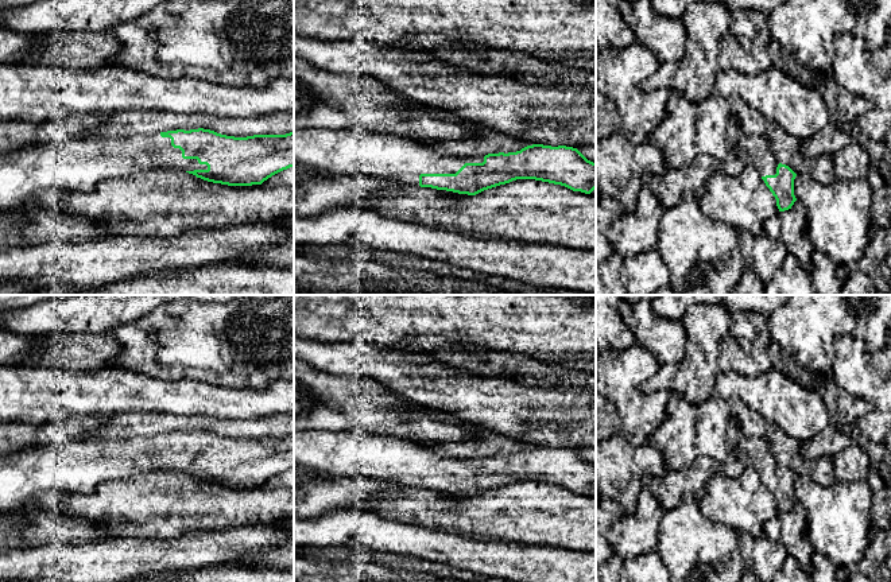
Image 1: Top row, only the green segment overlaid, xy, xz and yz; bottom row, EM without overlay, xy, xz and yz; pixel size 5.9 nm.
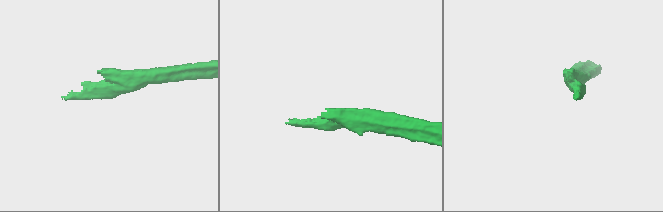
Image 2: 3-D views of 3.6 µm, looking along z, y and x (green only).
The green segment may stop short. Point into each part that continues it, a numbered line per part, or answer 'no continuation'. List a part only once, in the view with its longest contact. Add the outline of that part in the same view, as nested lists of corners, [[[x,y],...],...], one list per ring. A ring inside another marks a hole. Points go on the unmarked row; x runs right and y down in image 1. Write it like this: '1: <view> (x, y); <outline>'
1: xy (77, 468); [[[160,435],[128,439],[84,439],[59,446],[30,449],[20,454],[0,458],[0,512],[32,511],[34,498],[42,492],[57,494],[90,494],[98,484],[125,480],[156,470],[182,473],[208,472],[197,461],[183,461],[182,453],[171,447],[170,439]]]

